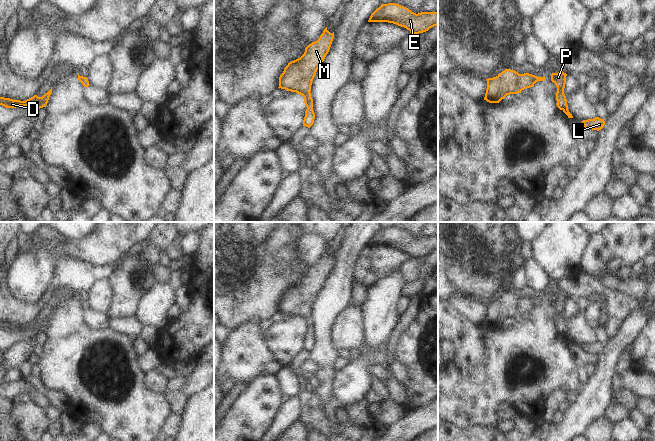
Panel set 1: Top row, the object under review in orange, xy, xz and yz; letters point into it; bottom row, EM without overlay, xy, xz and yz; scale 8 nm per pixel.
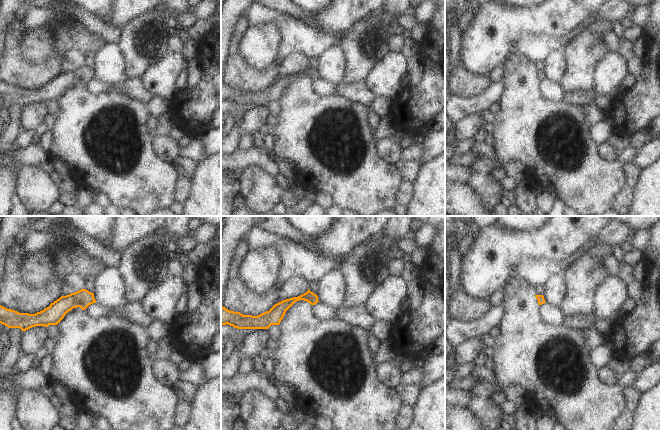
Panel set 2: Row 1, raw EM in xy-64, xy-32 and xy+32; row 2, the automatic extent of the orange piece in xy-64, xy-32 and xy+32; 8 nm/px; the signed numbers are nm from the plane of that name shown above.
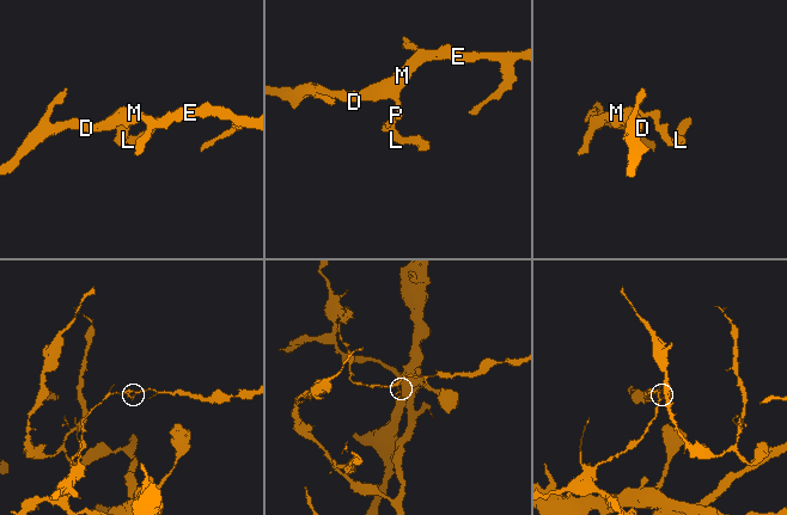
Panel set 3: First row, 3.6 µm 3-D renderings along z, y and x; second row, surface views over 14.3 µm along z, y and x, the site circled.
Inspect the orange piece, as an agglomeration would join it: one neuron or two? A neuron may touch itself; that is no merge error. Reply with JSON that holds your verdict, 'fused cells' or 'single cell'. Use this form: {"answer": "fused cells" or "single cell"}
{"answer": "single cell"}

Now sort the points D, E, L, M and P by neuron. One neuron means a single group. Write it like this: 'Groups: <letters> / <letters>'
Groups: D E L M P

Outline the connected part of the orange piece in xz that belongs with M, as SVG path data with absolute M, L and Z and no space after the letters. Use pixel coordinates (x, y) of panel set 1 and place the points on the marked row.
M326 27L320 38L309 44L300 58L289 62L279 77L278 88L296 92L304 97L307 109L303 126L308 128L313 125L315 119L313 99L310 93L312 81L330 50L333 38L334 32L330 33Z

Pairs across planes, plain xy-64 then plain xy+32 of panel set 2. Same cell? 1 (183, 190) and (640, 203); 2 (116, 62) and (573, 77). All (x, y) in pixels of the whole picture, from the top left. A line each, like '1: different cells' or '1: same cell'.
1: different cells
2: different cells

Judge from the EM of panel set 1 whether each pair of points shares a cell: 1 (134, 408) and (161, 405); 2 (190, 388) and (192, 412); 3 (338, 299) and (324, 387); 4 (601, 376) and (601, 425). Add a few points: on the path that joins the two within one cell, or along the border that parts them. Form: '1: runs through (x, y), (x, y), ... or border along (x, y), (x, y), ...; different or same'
1: runs through (141, 408), (154, 408); same
2: border along (203, 388), (188, 397); different
3: runs through (323, 321), (324, 365); same
4: border along (603, 415), (598, 417), (585, 430); different

